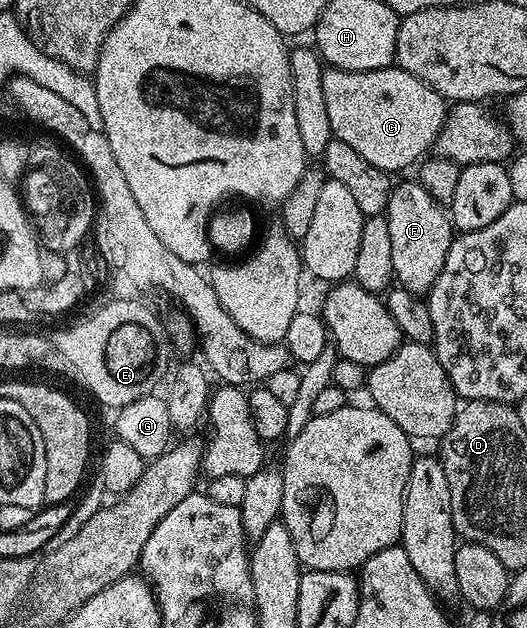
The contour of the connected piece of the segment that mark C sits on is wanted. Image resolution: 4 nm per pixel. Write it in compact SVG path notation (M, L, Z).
M397 65L378 68L374 71L368 72L347 72L345 69L334 69L331 67L325 68L322 79L322 93L325 96L326 115L329 116L333 138L340 142L349 144L354 151L357 151L362 159L369 160L374 167L378 167L380 170L386 170L389 173L395 173L395 171L404 169L412 163L414 165L416 162L419 162L433 148L437 135L444 126L444 122L447 121L448 105L446 99L438 95L438 93L434 91L433 88L429 87L428 84L422 83L417 76L410 75L408 71L401 69Z

